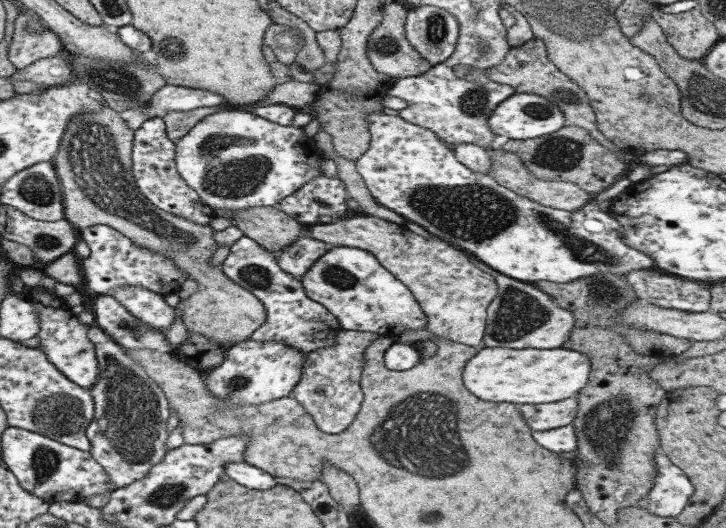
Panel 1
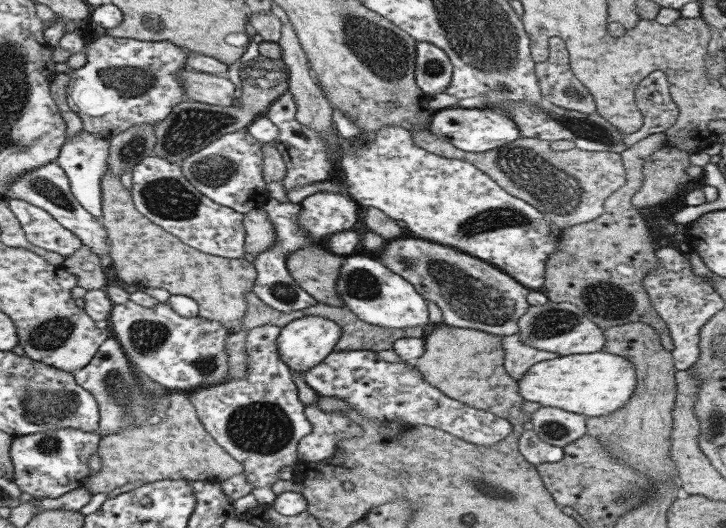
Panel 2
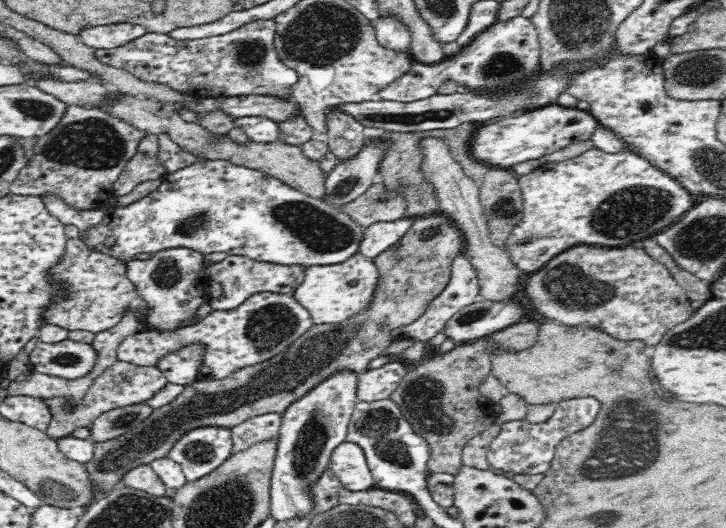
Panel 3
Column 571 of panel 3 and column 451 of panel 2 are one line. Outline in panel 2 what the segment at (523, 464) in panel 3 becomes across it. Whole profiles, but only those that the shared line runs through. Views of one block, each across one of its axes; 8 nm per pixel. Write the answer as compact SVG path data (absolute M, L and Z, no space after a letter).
M371 348L351 351L332 351L322 362L302 374L305 384L321 397L336 397L346 400L350 410L376 422L391 423L404 420L406 426L430 426L450 432L452 436L492 448L505 440L512 432L510 421L494 413L472 408L454 400L434 386L426 383L420 370L413 363L386 362L380 360Z

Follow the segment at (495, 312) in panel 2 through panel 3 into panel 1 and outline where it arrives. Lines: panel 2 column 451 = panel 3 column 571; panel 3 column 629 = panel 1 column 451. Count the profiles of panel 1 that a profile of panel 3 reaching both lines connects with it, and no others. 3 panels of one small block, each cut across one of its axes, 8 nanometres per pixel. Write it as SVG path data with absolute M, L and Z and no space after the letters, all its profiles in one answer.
M360 213L332 223L306 226L304 237L312 237L333 247L349 247L370 252L378 263L400 280L414 295L426 314L427 329L436 336L478 347L482 345L487 324L487 309L497 295L492 274L474 266L468 254L442 238L434 240L411 232L404 224L394 224L378 216Z

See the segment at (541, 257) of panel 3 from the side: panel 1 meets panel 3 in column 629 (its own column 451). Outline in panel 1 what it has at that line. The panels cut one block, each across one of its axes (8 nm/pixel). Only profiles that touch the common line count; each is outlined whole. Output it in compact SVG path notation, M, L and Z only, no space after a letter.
M383 112L370 113L366 120L370 124L370 148L356 161L356 170L376 202L408 221L416 222L430 234L474 256L496 272L534 285L542 281L570 283L586 276L604 274L626 276L632 270L654 268L655 263L650 256L625 244L622 239L622 225L609 212L599 208L600 202L610 200L626 190L632 184L631 180L619 178L606 190L592 195L582 208L574 212L550 208L508 190L488 173L472 171L457 159L452 147L430 129L410 123L400 115Z

